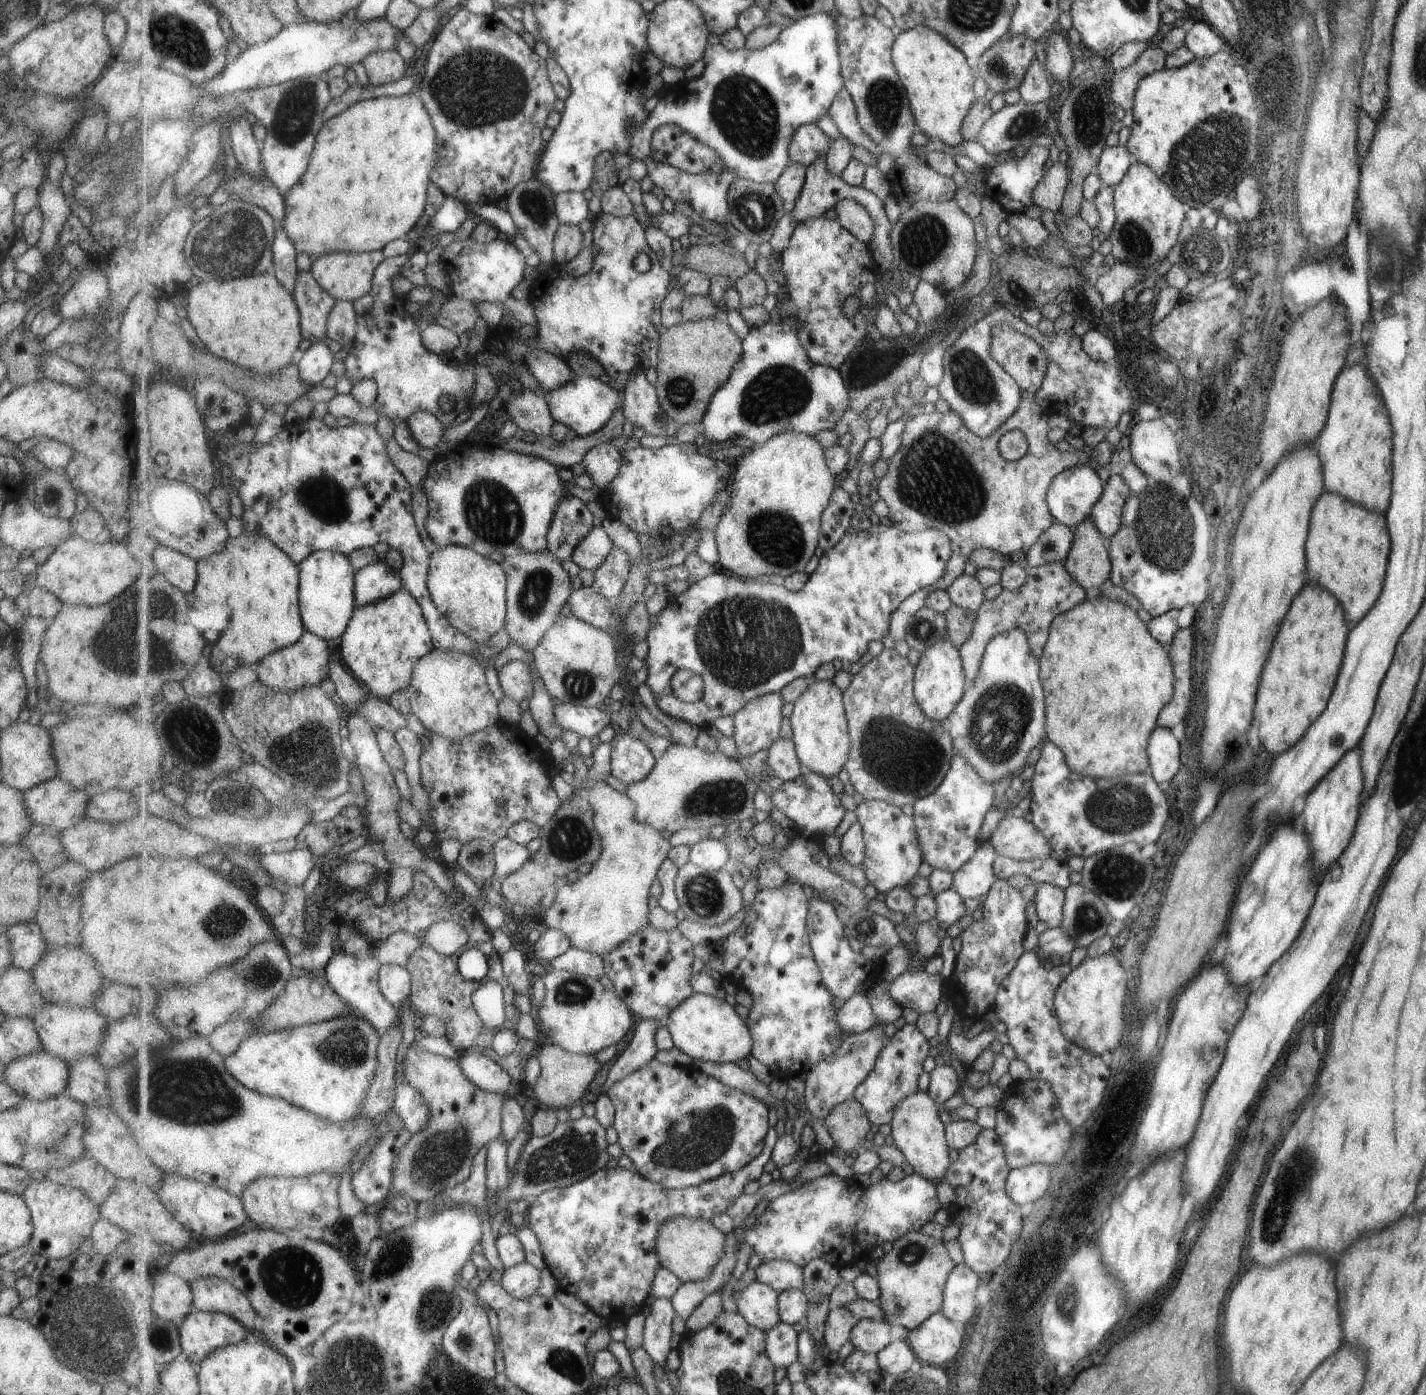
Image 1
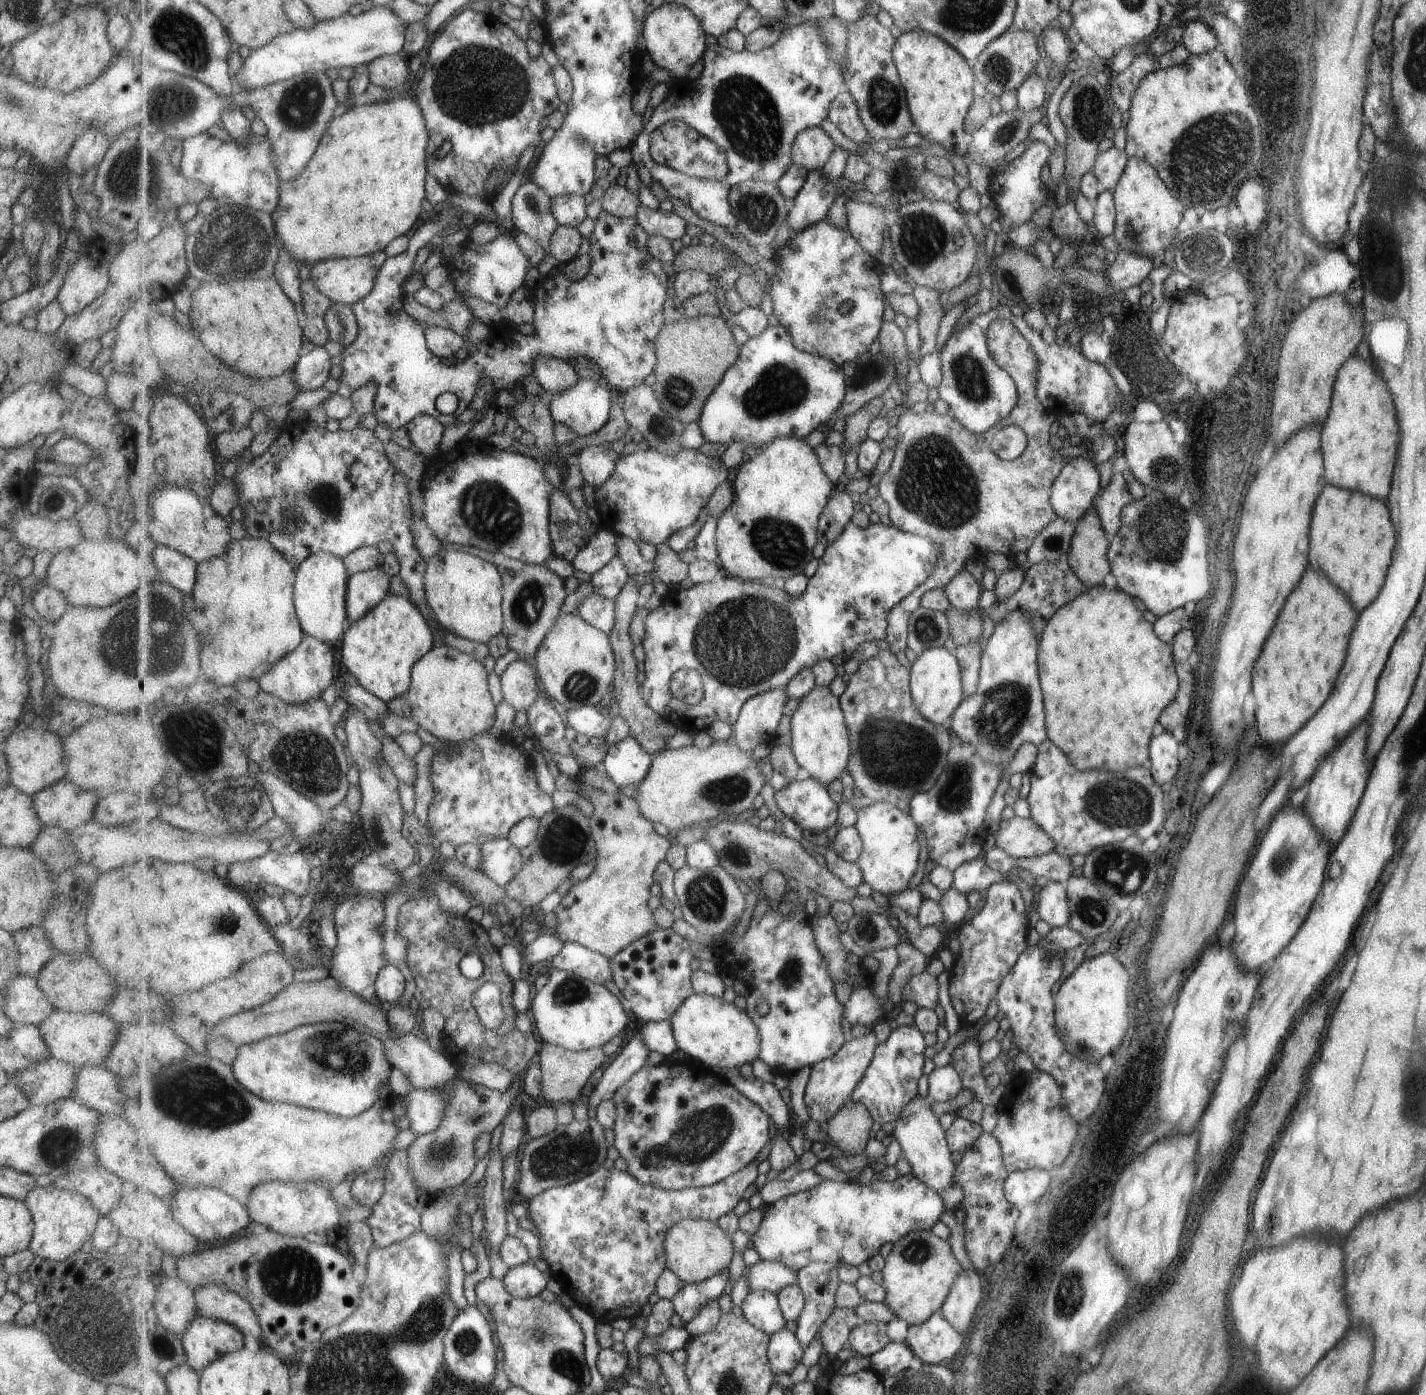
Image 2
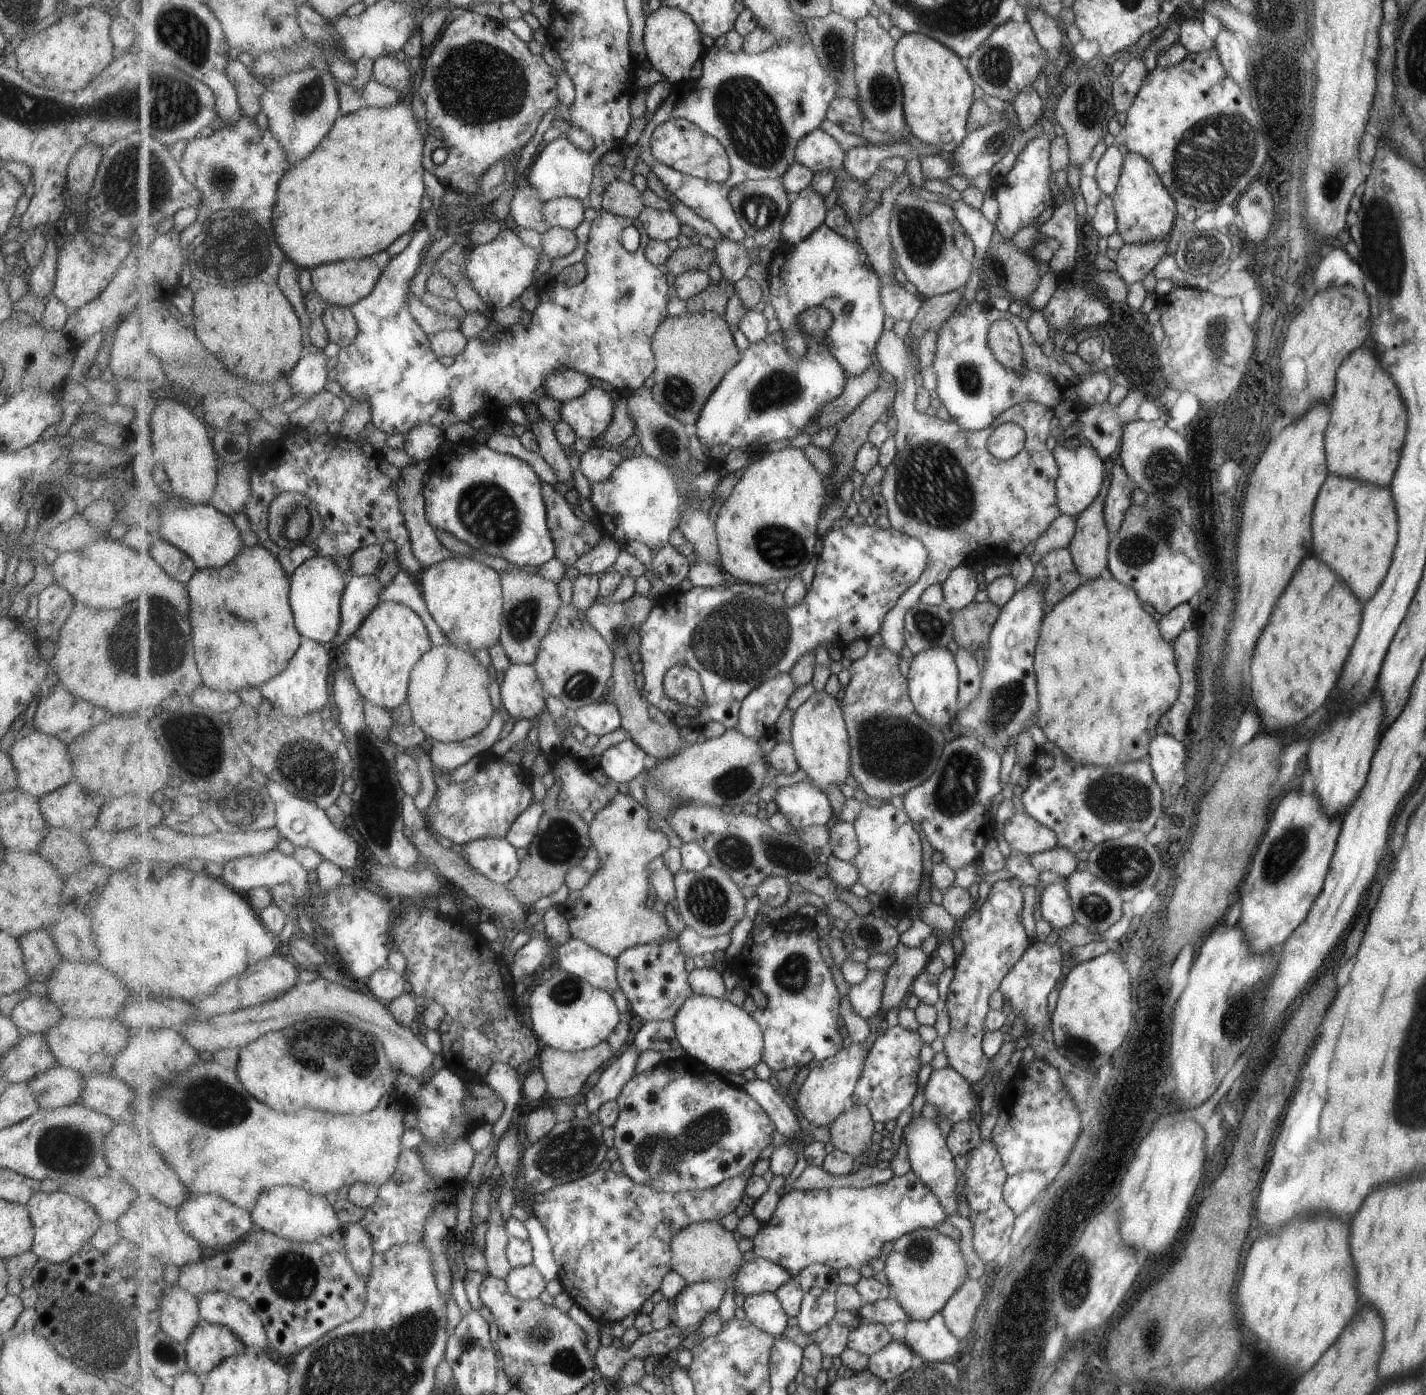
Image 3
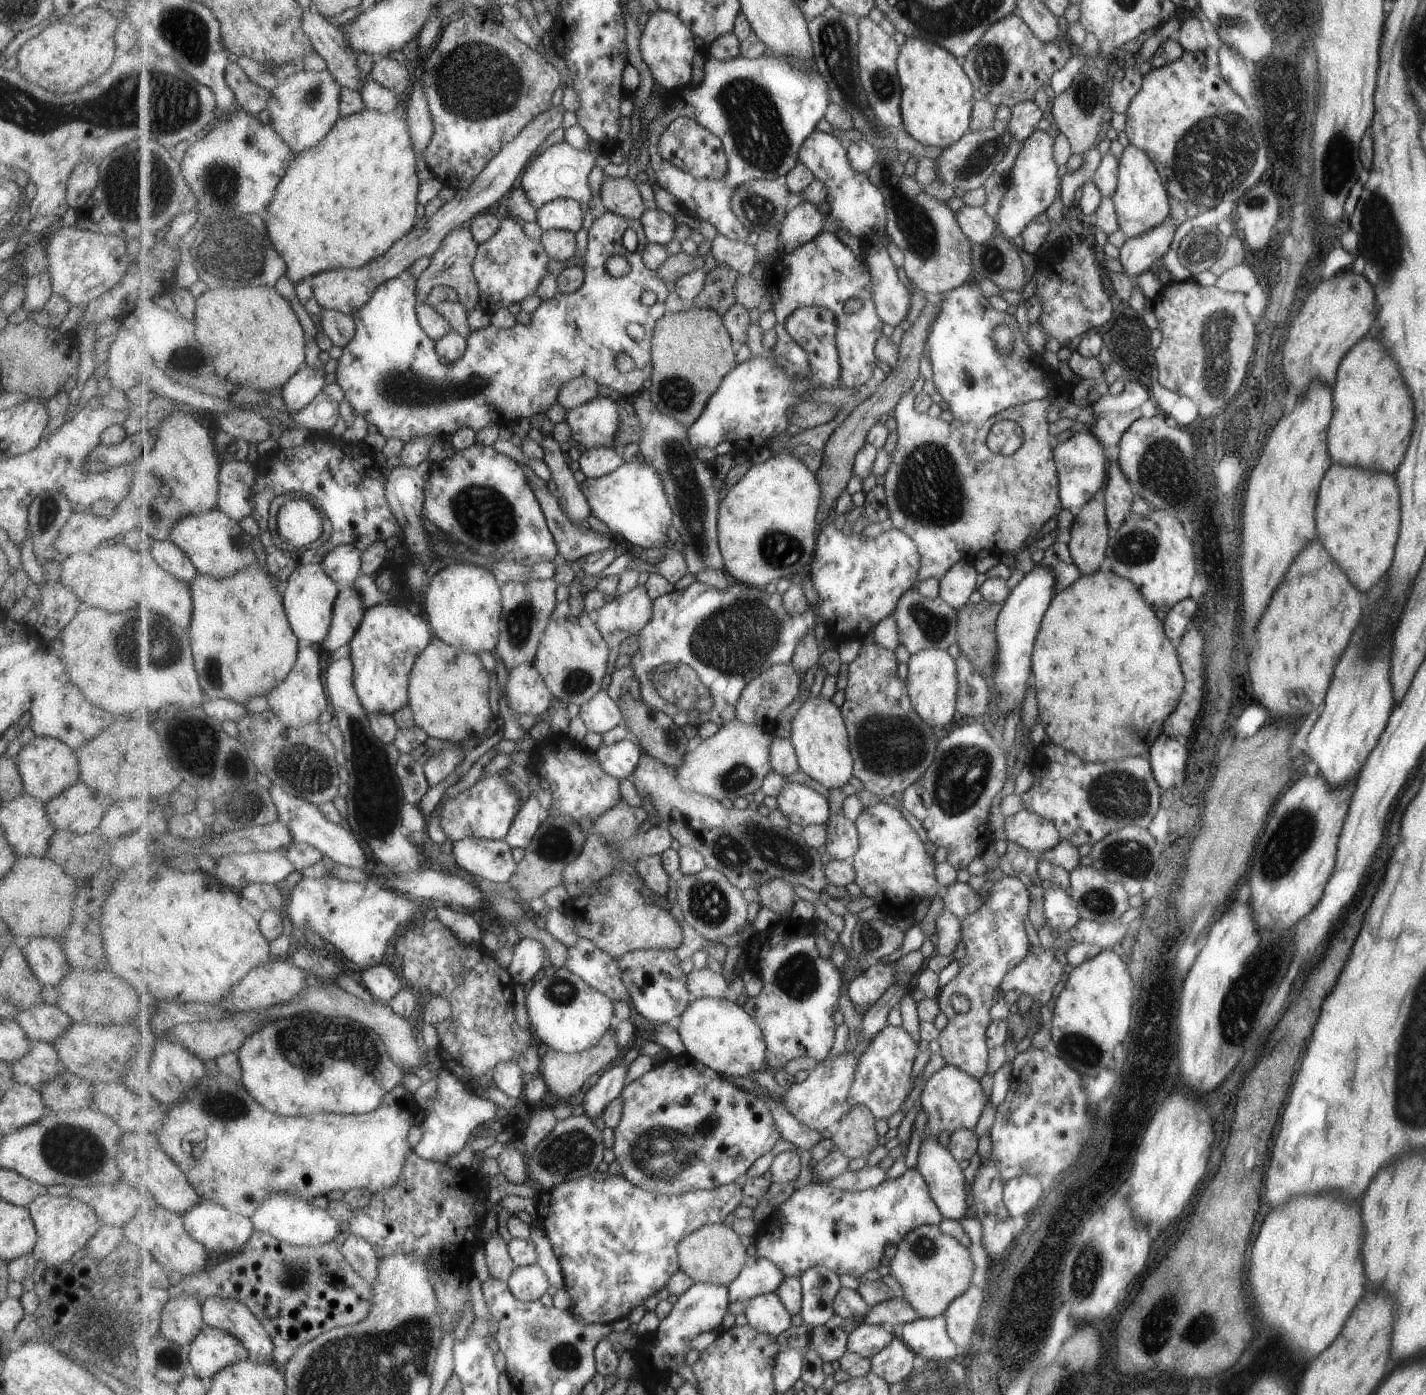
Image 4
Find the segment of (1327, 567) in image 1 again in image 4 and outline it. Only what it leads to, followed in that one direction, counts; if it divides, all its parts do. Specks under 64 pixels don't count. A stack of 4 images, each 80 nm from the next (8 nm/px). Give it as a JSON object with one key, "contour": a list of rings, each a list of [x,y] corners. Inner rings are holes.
{"contour":[[[1331,464],[1331,472],[1327,472],[1327,480],[1323,480],[1323,488],[1319,488],[1319,540],[1327,544],[1327,552],[1343,564],[1343,572],[1359,584],[1359,588],[1369,590],[1385,576],[1393,562],[1394,548],[1400,532],[1401,508],[1399,488],[1393,473],[1363,470],[1357,466],[1339,466]]]}

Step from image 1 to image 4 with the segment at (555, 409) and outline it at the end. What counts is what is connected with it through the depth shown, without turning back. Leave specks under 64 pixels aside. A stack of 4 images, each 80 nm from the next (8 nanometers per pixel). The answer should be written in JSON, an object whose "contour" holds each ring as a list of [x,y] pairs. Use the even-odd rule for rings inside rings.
{"contour":[[[597,396],[591,402],[567,410],[565,420],[571,425],[572,437],[585,447],[615,448],[623,414],[611,398]]]}

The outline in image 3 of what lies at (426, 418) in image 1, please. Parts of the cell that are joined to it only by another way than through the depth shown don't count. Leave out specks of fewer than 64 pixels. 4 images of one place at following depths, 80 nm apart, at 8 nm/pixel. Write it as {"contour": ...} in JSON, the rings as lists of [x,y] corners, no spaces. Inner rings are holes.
{"contour":[[[421,423],[405,435],[404,448],[414,462],[431,460],[440,451],[443,444],[444,430],[438,426]]]}

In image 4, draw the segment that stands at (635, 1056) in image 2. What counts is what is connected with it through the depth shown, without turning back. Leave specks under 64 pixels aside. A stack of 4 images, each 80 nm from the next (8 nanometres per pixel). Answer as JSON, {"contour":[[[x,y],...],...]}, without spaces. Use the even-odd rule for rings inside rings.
{"contour":[[[618,1061],[609,1070],[603,1072],[600,1079],[585,1093],[583,1106],[585,1114],[591,1118],[601,1117],[603,1111],[622,1094],[627,1084],[629,1066]]]}

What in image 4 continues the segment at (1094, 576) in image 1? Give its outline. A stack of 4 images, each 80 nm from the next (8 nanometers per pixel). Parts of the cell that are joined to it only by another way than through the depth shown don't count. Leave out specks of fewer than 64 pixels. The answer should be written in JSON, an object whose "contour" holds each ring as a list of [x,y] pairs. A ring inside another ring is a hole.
{"contour":[[[1105,484],[1095,494],[1074,511],[1074,519],[1070,528],[1067,543],[1070,557],[1074,565],[1083,575],[1097,571],[1099,562],[1103,560],[1103,552],[1107,546],[1107,523]]]}

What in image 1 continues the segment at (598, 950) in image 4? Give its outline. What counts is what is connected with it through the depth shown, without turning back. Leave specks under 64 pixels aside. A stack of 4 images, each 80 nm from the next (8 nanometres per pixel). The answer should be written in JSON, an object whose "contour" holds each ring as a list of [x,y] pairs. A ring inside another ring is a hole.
{"contour":[[[569,947],[567,952],[551,961],[552,966],[560,971],[571,971],[580,975],[589,975],[596,979],[606,975],[602,955],[577,947]]]}

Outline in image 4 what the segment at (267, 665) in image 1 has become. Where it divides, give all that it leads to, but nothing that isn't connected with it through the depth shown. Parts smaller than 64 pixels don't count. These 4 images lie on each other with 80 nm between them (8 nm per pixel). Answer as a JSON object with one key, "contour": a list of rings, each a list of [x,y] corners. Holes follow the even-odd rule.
{"contour":[[[301,643],[298,652],[298,662],[290,675],[267,697],[271,709],[287,727],[305,726],[309,723],[317,723],[323,712],[329,711],[330,700],[327,698],[328,690],[321,680],[321,660],[319,654],[322,650],[318,646],[309,643]]]}

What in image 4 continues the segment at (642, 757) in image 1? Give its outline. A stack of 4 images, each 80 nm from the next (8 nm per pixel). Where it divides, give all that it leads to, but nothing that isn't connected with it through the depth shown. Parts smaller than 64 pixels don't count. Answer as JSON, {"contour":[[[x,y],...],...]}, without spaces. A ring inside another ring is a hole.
{"contour":[[[630,737],[612,745],[602,745],[595,753],[608,773],[628,778],[635,772],[642,752],[641,746]]]}

